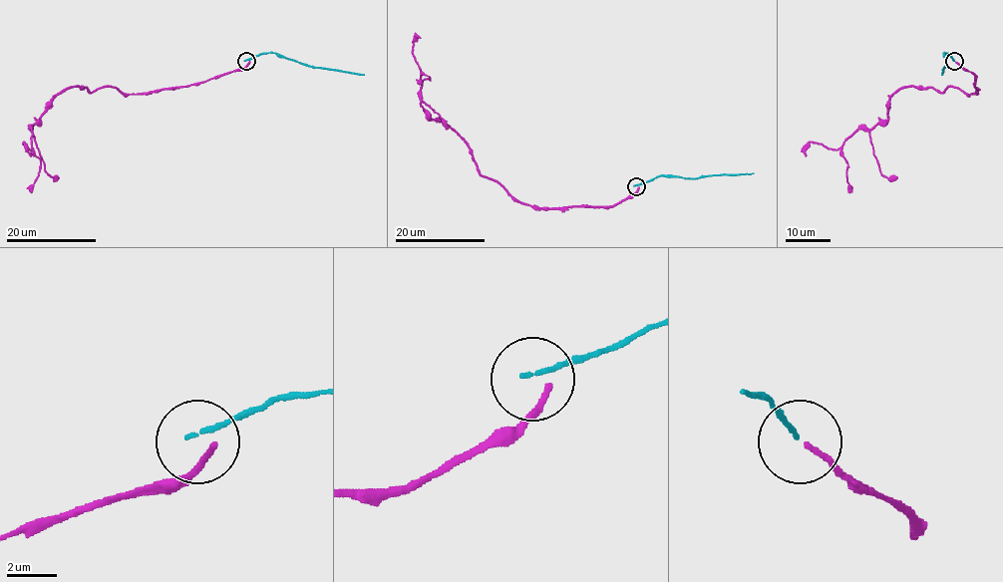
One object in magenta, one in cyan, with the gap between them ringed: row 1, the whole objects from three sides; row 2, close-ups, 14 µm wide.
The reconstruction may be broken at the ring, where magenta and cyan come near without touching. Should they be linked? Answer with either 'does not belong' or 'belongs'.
does not belong

